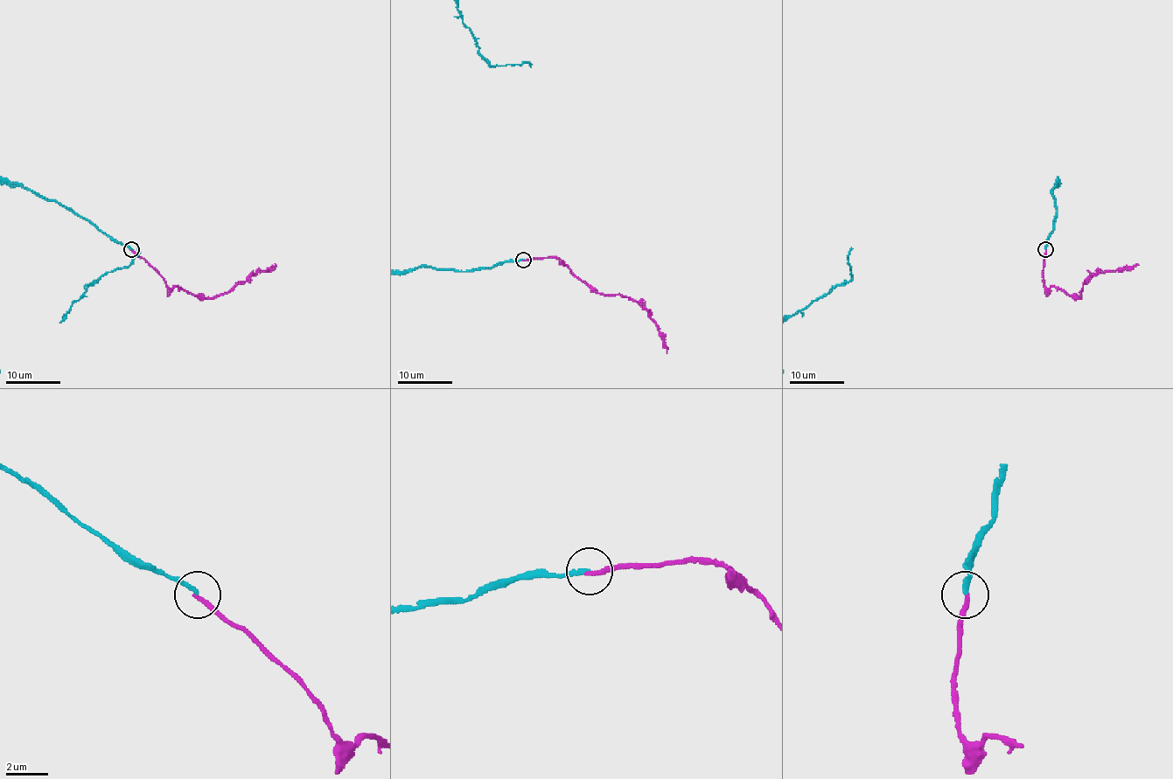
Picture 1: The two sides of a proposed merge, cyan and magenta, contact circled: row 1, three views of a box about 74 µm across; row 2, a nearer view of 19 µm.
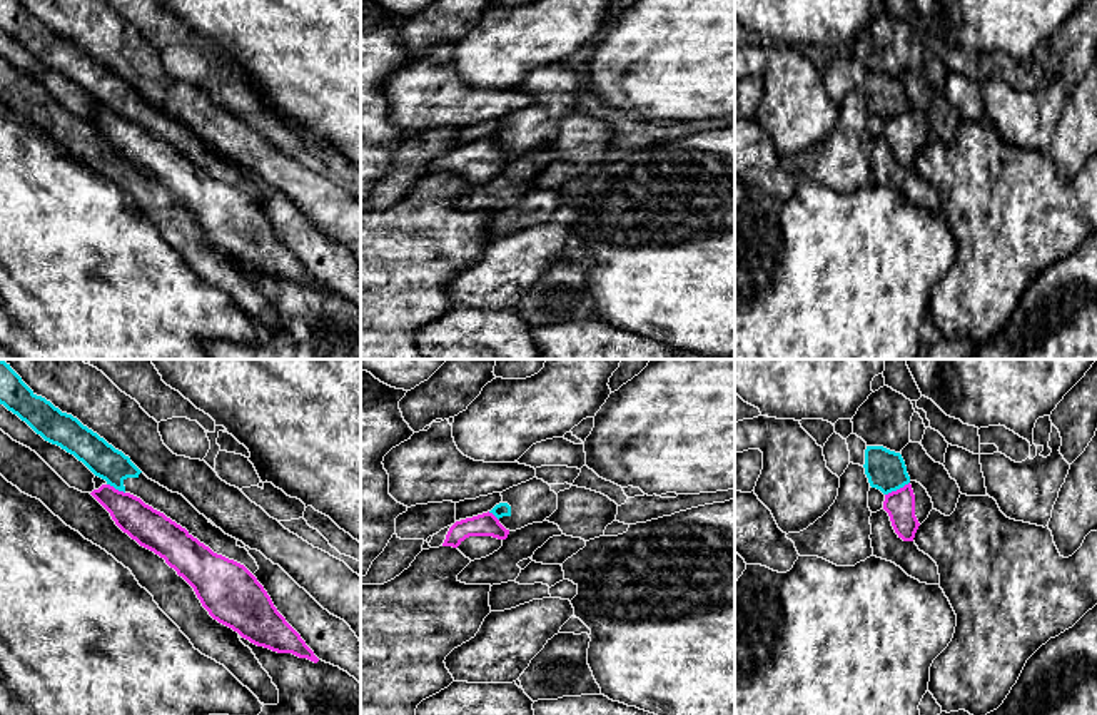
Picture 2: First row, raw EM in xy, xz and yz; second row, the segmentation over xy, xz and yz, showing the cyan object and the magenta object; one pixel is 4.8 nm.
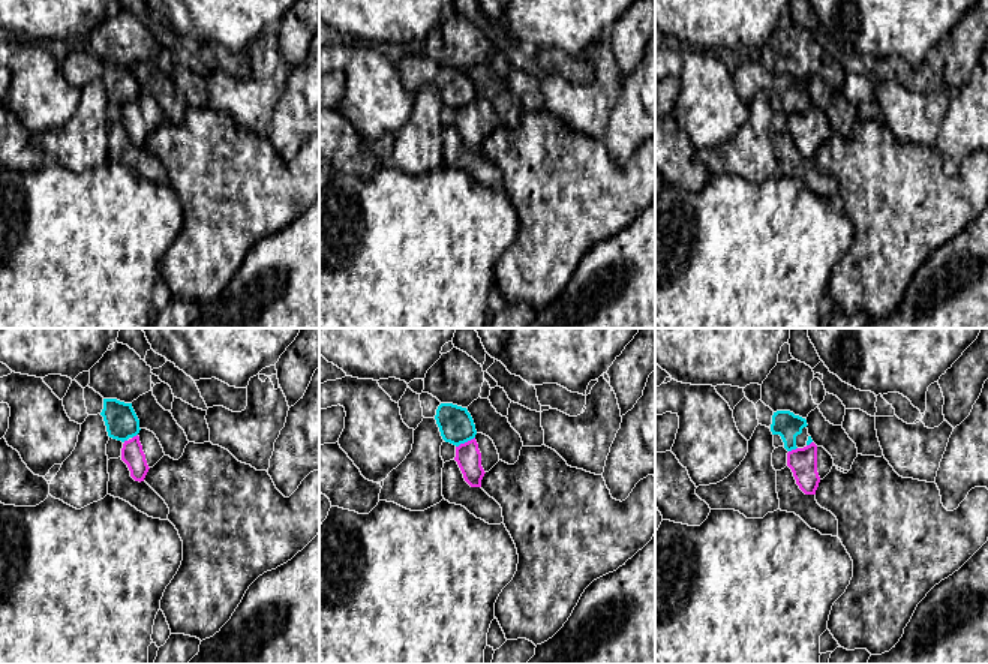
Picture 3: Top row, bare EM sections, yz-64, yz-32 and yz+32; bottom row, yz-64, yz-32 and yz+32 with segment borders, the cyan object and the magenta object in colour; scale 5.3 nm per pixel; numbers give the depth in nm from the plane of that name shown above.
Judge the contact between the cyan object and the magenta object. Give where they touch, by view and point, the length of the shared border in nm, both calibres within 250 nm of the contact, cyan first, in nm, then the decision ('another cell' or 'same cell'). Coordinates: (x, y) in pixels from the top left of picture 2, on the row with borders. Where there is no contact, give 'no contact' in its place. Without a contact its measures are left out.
meets cyan in yz at (897, 488); contact 140 nm long; 190 nm thick on the cyan side, 140 nm on the other; another cell

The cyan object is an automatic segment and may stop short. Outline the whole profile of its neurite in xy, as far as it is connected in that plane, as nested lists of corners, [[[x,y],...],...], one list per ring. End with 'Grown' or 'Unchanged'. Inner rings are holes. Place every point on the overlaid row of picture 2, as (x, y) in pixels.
[[[0,359],[0,404],[25,421],[45,441],[73,454],[107,484],[140,498],[145,505],[185,528],[189,535],[214,553],[244,565],[252,575],[259,570],[255,560],[237,545],[235,538],[214,526],[182,494],[149,479],[129,456],[83,426],[77,418],[62,413],[50,401],[37,396],[3,359]]]. Grown

